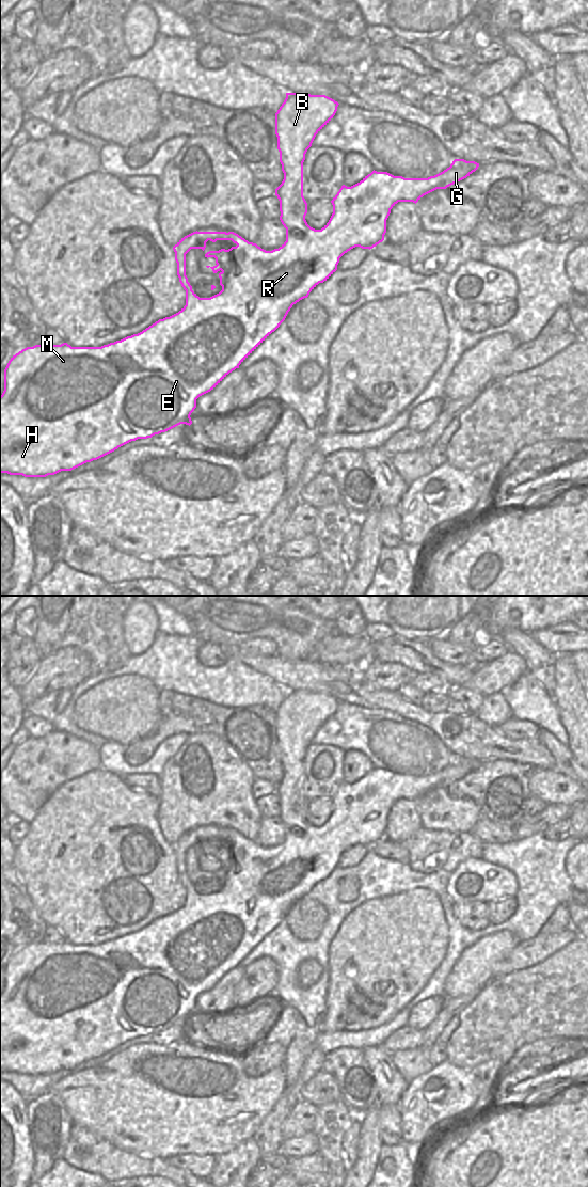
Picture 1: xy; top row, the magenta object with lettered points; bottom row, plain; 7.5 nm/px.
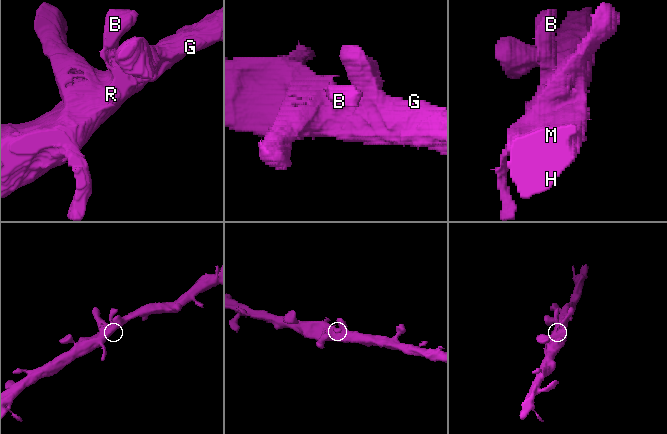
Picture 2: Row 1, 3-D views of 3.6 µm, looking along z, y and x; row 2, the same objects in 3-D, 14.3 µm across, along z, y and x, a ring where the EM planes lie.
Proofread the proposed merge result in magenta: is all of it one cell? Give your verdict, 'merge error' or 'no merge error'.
no merge error

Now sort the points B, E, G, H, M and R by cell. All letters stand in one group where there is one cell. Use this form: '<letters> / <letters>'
B E G H M R

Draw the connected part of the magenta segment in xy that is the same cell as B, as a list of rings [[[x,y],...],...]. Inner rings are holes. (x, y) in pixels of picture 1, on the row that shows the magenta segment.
[[[286,93],[284,102],[275,113],[275,134],[277,137],[280,162],[284,173],[284,179],[282,184],[275,189],[275,195],[280,201],[280,220],[286,228],[286,241],[279,249],[266,251],[258,247],[256,243],[249,242],[234,232],[193,232],[181,238],[173,247],[175,252],[175,260],[177,263],[177,275],[181,286],[186,290],[186,305],[178,313],[170,317],[159,319],[138,334],[127,336],[121,341],[116,341],[101,347],[71,347],[67,343],[63,343],[61,345],[35,345],[33,347],[27,347],[22,349],[11,358],[4,369],[4,391],[0,396],[0,473],[7,473],[10,475],[22,475],[25,477],[46,477],[48,475],[54,475],[61,471],[71,471],[86,462],[97,460],[131,441],[152,438],[155,434],[165,432],[180,424],[190,426],[192,424],[190,415],[196,408],[196,399],[200,396],[213,390],[229,373],[236,368],[239,368],[239,365],[272,332],[274,332],[280,327],[280,325],[285,320],[292,305],[300,300],[307,298],[309,292],[319,283],[327,281],[337,270],[339,258],[345,253],[355,247],[370,250],[384,240],[384,235],[386,233],[386,220],[391,213],[391,209],[398,202],[413,202],[416,204],[424,195],[436,189],[446,189],[447,187],[466,178],[479,167],[479,163],[475,161],[455,159],[449,168],[428,178],[404,178],[402,176],[394,176],[387,172],[377,172],[374,170],[360,183],[351,187],[347,187],[345,185],[341,186],[337,194],[331,201],[333,205],[333,213],[329,222],[321,230],[315,230],[311,227],[305,220],[305,216],[307,213],[307,203],[303,196],[303,162],[305,160],[305,154],[312,146],[316,134],[333,118],[337,111],[338,105],[339,104],[337,101],[325,95],[311,95],[308,93]],[[208,240],[212,242],[216,242],[217,240],[232,240],[237,246],[232,247],[228,250],[221,249],[219,251],[209,251],[205,254],[205,257],[207,258],[216,258],[217,265],[210,268],[212,269],[213,273],[217,273],[218,271],[220,272],[219,278],[222,290],[210,298],[200,298],[192,290],[192,286],[188,282],[188,278],[186,275],[186,254],[191,249],[202,249],[204,251]]]

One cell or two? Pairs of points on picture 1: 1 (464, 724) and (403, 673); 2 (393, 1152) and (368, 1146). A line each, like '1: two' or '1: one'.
1: two
2: two

